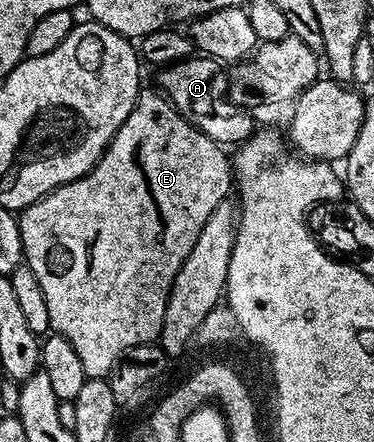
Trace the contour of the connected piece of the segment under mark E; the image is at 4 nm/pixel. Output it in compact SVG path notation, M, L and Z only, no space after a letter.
M143 89L128 120L120 124L116 136L108 144L108 148L102 153L96 165L80 180L56 188L42 201L32 204L17 215L24 264L32 268L36 280L40 280L44 301L48 304L51 331L64 336L64 340L68 340L68 344L76 348L76 356L80 356L80 364L84 364L87 379L105 379L128 348L153 343L161 335L166 297L170 294L170 285L174 283L176 272L180 272L188 252L192 252L192 244L196 244L200 228L208 224L208 216L212 216L218 203L227 201L229 194L226 193L232 190L232 162L228 154L226 158L226 154L227 151L223 147L208 136L204 136L204 132L196 129L184 116L180 116L180 112L170 103L169 98L163 96L157 89Z

